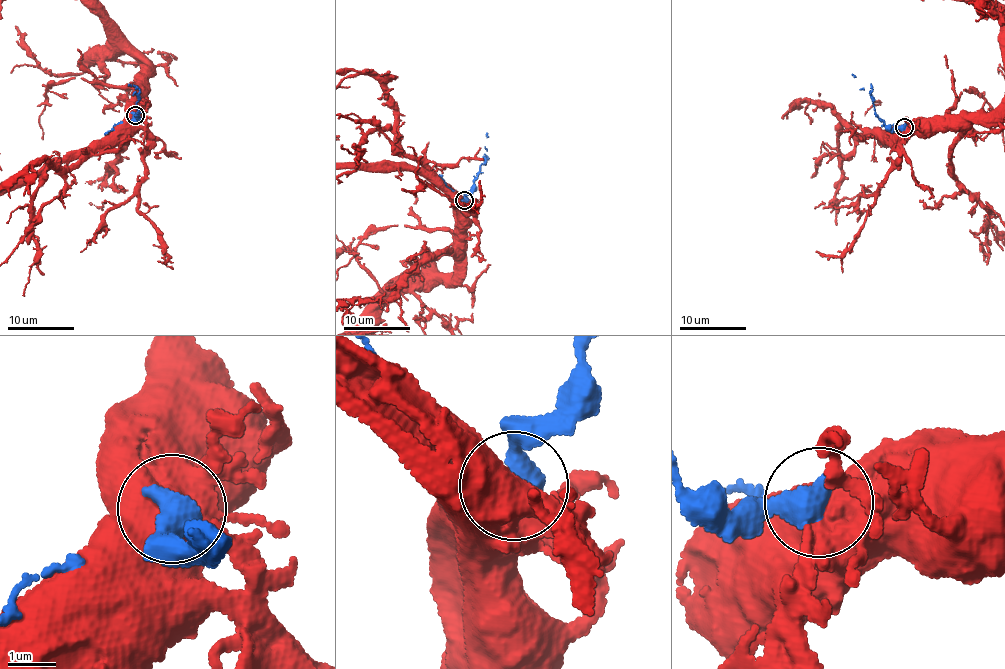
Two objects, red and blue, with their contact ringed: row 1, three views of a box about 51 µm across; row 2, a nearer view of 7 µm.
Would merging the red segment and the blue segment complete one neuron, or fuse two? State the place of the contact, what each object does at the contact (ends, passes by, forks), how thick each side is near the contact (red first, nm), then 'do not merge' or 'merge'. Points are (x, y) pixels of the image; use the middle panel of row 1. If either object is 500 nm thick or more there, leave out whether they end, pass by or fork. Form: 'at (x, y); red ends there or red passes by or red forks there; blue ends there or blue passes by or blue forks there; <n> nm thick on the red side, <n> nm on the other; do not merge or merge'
at (464, 200); 900 nm thick on the red side, 650 nm on the other; do not merge

